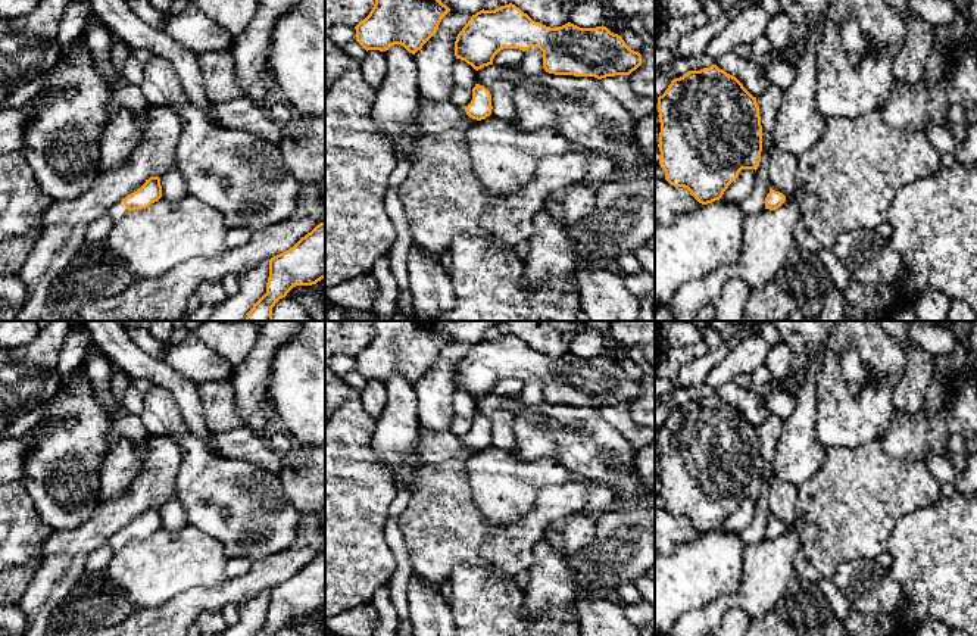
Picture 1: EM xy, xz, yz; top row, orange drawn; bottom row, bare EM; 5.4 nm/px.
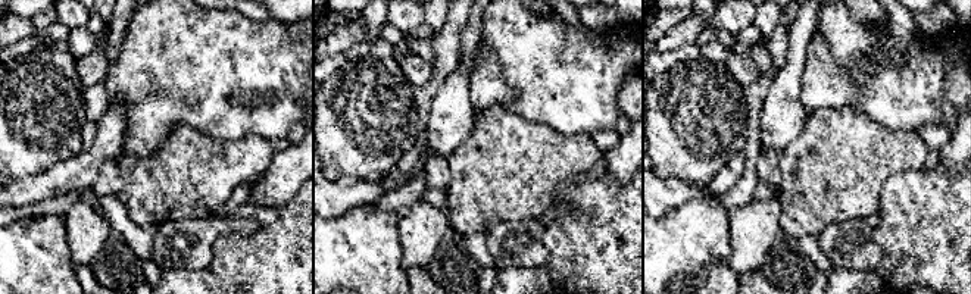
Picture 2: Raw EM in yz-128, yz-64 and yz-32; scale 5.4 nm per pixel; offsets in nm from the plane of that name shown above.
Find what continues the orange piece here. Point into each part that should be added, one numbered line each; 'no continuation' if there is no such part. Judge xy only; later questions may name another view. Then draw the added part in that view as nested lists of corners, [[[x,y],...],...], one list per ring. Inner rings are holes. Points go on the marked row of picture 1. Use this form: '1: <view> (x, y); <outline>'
1: xy (118, 211); [[[124,200],[115,203],[107,212],[113,224],[119,222],[127,213],[128,209],[125,208]]]

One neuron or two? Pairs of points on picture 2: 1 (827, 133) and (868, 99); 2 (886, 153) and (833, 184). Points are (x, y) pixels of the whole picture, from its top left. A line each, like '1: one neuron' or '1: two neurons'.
1: two neurons
2: one neuron

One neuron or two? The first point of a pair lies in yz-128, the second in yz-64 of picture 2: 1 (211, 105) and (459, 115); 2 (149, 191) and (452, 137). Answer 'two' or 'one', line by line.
1: two
2: two

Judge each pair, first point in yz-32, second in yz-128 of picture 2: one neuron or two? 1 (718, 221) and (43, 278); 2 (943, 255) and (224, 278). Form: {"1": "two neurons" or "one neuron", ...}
{"1": "one neuron", "2": "one neuron"}

